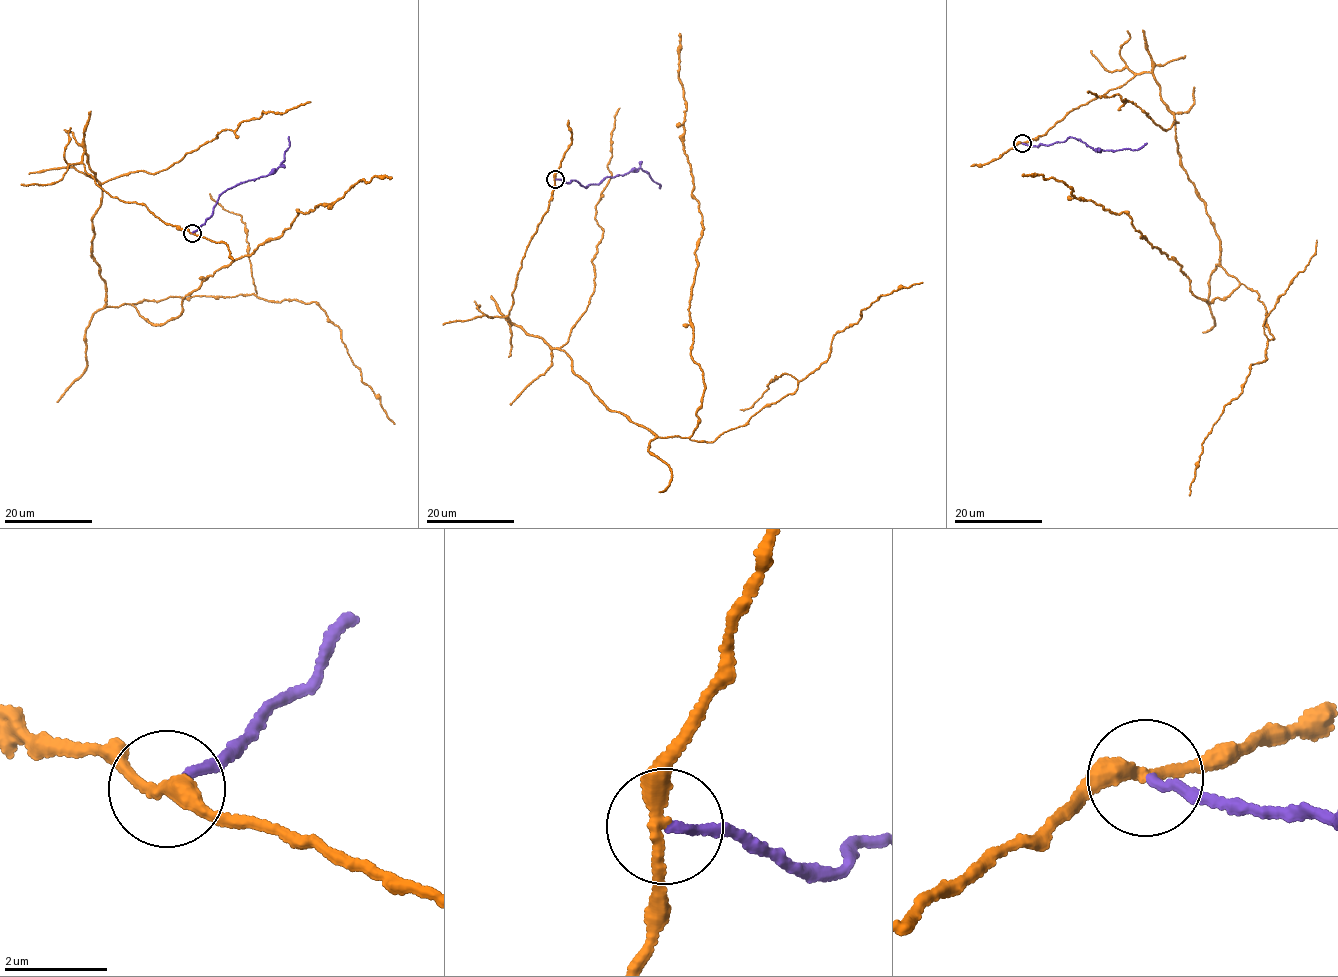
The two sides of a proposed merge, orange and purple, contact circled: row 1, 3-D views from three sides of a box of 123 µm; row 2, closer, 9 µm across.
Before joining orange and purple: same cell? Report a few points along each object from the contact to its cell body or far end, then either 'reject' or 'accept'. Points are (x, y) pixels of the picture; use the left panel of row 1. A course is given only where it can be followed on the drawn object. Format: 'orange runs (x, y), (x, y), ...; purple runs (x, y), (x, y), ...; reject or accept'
orange runs (192, 233), (108, 194), (84, 153), (102, 190), (91, 242), (106, 305), (159, 326), (297, 212), (392, 177); purple runs (192, 233), (210, 217), (225, 190), (267, 175), (279, 167), (288, 149), (288, 136); reject

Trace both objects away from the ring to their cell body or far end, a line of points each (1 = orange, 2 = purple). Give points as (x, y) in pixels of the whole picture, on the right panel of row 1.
1: (1022, 143), (1151, 73), (1220, 265), (1238, 288), (1208, 303), (1125, 213), (1079, 200), (1062, 181), (1022, 175)
2: (1022, 143), (1048, 146), (1071, 137), (1094, 150), (1113, 151), (1134, 150), (1147, 142)

